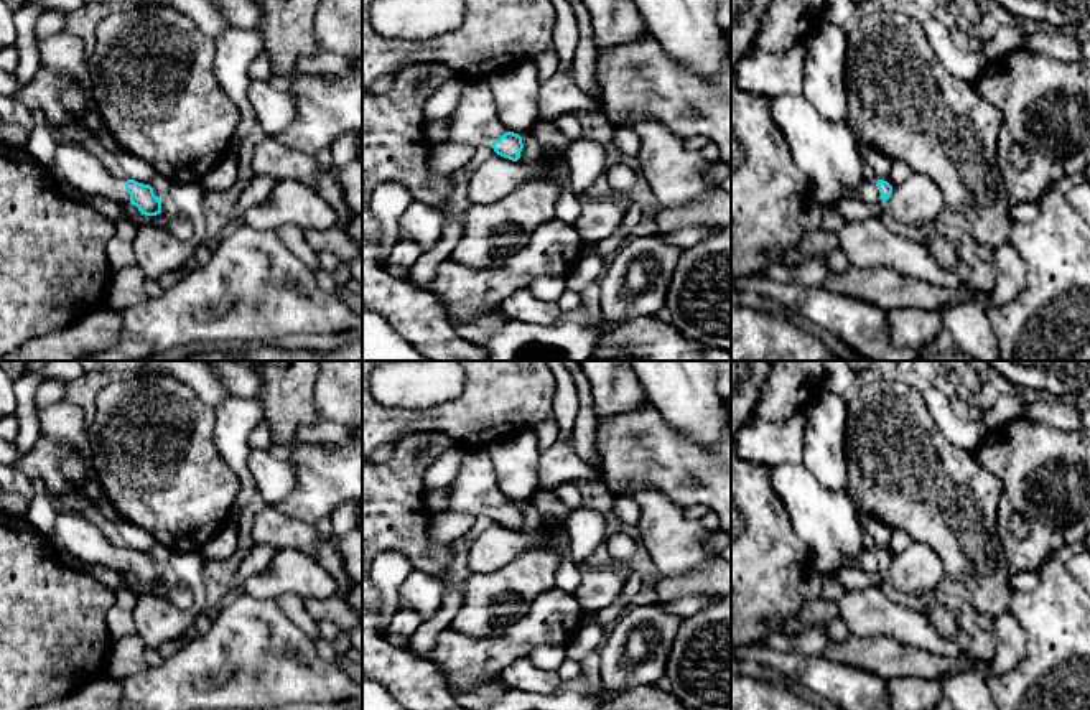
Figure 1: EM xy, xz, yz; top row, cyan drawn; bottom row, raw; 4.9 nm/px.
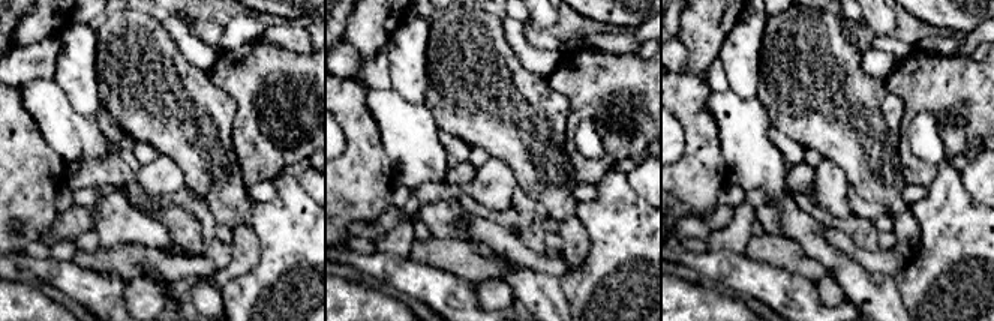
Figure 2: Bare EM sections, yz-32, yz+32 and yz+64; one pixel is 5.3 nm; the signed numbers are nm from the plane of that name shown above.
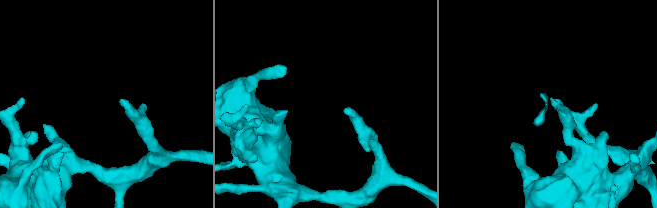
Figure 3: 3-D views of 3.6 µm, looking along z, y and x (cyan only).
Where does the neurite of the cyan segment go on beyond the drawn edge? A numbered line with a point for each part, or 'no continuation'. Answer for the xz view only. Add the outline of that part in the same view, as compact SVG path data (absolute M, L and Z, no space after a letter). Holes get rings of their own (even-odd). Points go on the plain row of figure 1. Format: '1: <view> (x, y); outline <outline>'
1: xz (475, 491); outline M486 446L466 448L459 473L450 489L450 512L487 516L505 502Z

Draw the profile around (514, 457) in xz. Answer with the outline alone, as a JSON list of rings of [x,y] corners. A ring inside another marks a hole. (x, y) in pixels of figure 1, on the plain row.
[[[530,430],[501,437],[486,445],[496,469],[497,488],[505,501],[524,504],[538,491],[538,460],[542,450]]]

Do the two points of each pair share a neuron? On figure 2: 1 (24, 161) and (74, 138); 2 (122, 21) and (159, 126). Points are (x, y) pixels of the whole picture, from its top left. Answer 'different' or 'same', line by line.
1: different
2: same

